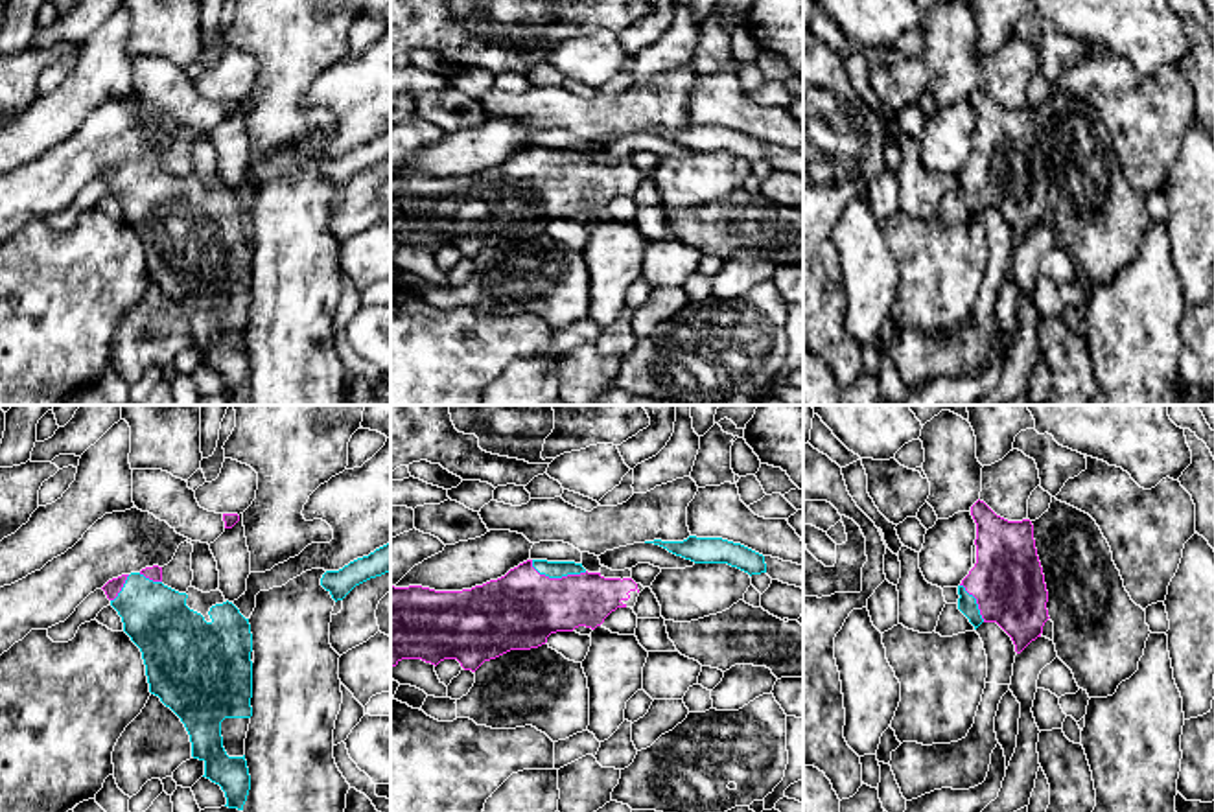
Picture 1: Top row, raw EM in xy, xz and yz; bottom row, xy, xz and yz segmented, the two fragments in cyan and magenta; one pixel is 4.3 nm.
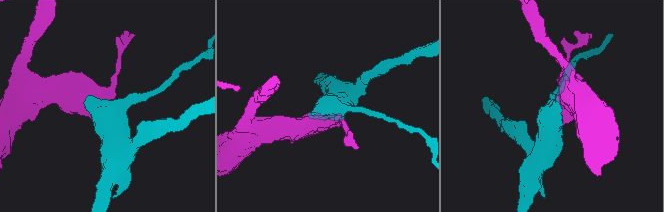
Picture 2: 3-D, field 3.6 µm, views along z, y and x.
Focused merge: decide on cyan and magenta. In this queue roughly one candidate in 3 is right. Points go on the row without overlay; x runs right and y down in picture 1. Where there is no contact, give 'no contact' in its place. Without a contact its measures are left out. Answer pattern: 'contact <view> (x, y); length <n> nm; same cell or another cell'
contact xz (557, 164); length 260 nm; same cell

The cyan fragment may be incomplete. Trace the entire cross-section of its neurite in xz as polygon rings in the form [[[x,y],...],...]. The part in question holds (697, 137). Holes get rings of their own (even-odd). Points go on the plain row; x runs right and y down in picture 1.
[[[689,123],[683,129],[645,129],[654,131],[669,140],[691,147],[695,151],[728,151],[744,160],[761,162],[766,160],[765,144],[741,133],[722,125],[696,125]]]

